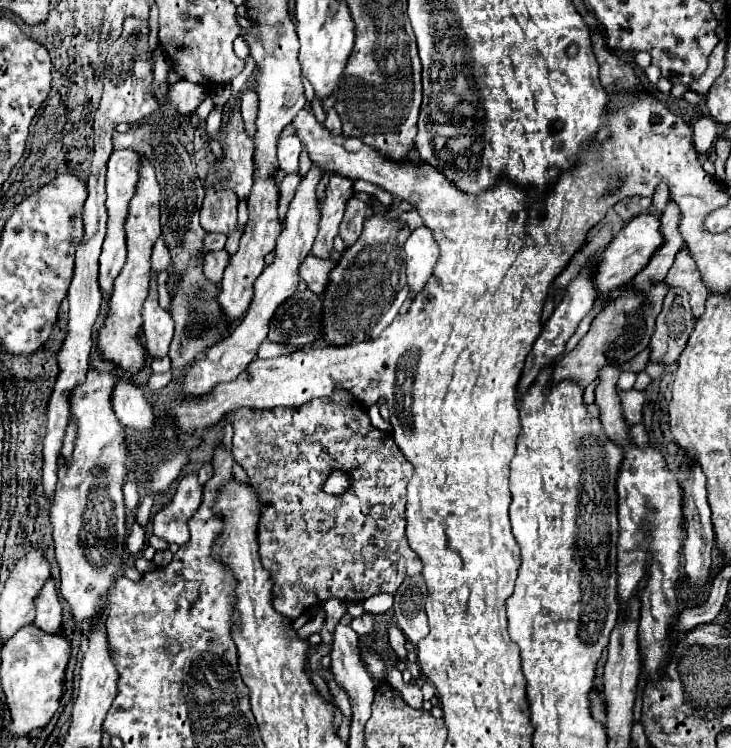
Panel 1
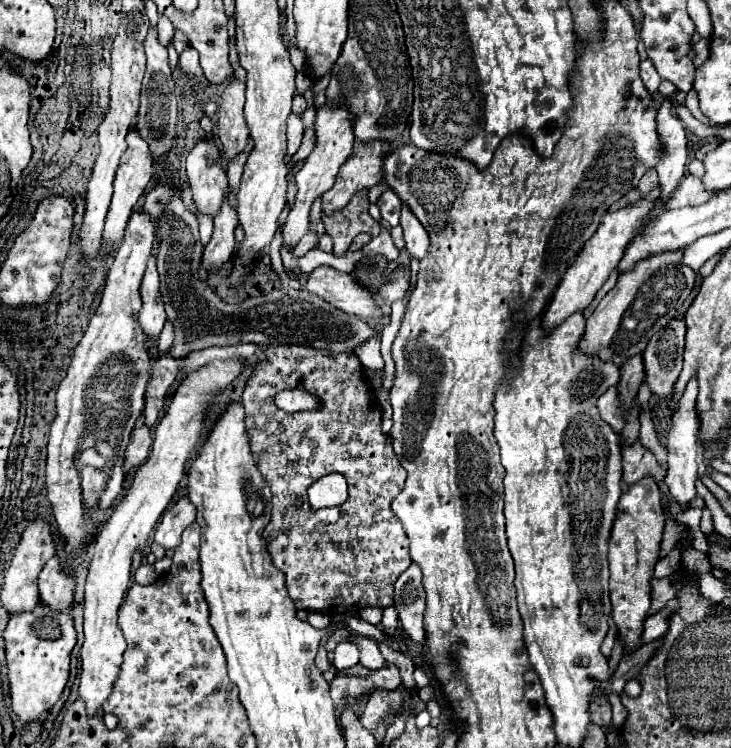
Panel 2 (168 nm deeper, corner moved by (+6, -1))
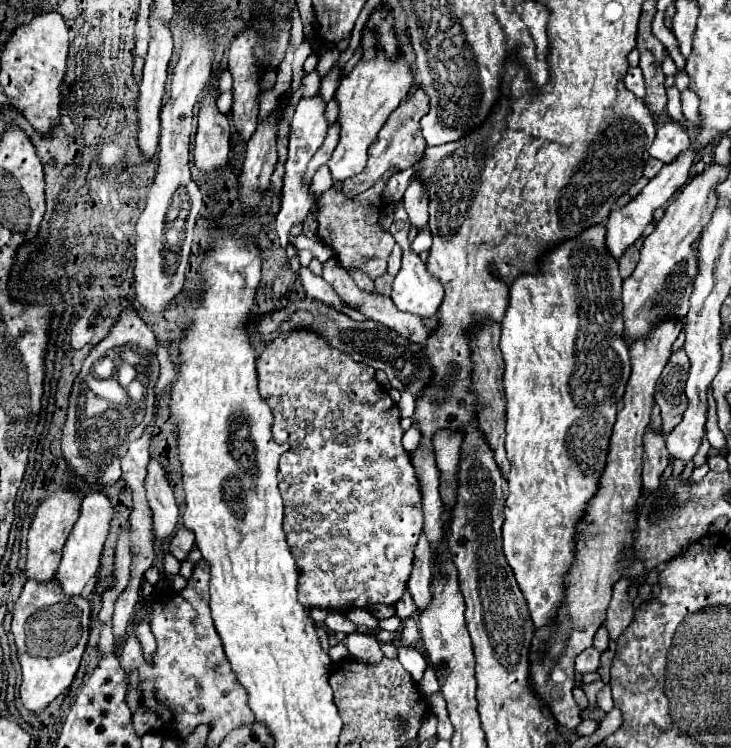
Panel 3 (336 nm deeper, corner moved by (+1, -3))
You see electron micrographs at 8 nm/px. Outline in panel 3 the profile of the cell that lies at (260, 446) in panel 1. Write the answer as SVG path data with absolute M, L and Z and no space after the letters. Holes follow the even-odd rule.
M294 330L290 334L282 334L276 340L272 340L264 352L258 358L258 382L260 382L260 394L266 398L268 406L274 412L274 426L272 434L278 444L286 444L286 452L280 458L280 474L278 474L278 486L284 498L284 530L288 536L288 546L292 550L292 556L296 558L298 566L298 602L304 608L326 608L332 612L346 612L352 608L370 608L376 602L382 604L396 604L398 598L402 598L406 590L406 582L412 572L412 560L414 560L414 546L418 544L418 536L422 532L424 516L422 516L422 496L420 496L420 482L414 474L414 466L410 462L410 454L402 446L402 434L400 428L400 414L398 406L388 396L388 390L380 386L374 378L374 368L354 362L348 354L342 354L340 350L332 348L330 342L326 342L320 334L314 334L312 330ZM336 402L340 402L340 410L336 410Z

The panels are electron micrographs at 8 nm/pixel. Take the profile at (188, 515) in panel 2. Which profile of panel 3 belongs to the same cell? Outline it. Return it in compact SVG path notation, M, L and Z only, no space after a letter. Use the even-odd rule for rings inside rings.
M178 528L174 534L174 540L170 540L170 552L174 554L174 558L178 562L184 562L186 556L190 554L190 550L194 548L194 536L190 534L190 530L182 530Z

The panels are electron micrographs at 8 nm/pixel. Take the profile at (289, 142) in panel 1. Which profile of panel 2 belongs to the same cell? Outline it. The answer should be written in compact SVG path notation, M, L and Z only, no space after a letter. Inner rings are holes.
M291 114L287 120L287 156L293 156L301 144L303 136L303 122L301 116Z

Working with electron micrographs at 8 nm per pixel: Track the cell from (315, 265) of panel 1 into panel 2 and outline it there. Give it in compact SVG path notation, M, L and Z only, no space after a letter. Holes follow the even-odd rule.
M319 266L307 274L305 288L343 312L381 322L377 300L345 272L339 272L331 266Z

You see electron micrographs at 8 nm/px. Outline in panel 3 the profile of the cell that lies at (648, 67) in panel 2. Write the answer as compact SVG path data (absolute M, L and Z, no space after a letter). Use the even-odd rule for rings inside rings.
M628 68L628 74L624 78L624 86L636 98L644 98L646 96L646 86L644 86L644 78L642 78L642 70L638 70L638 68Z

